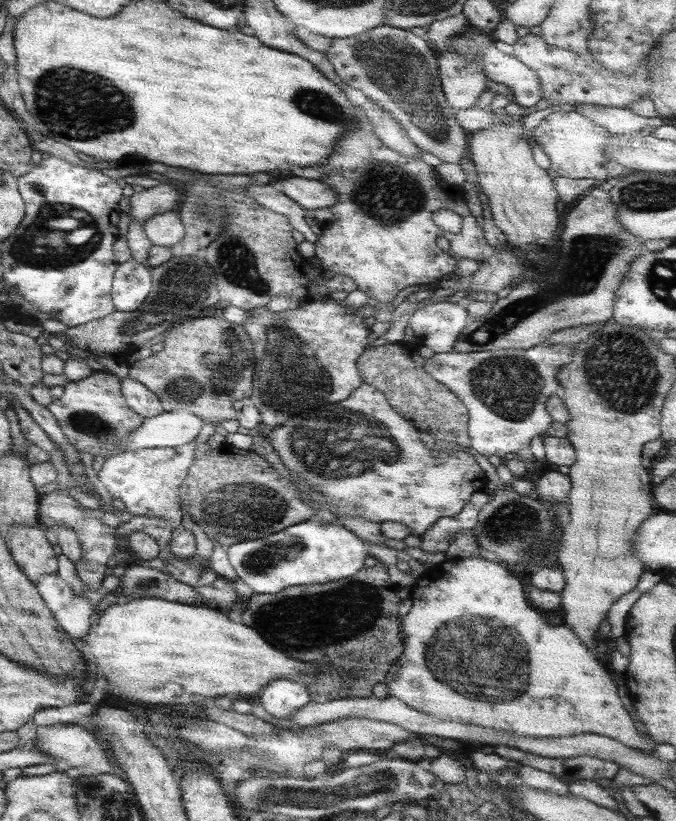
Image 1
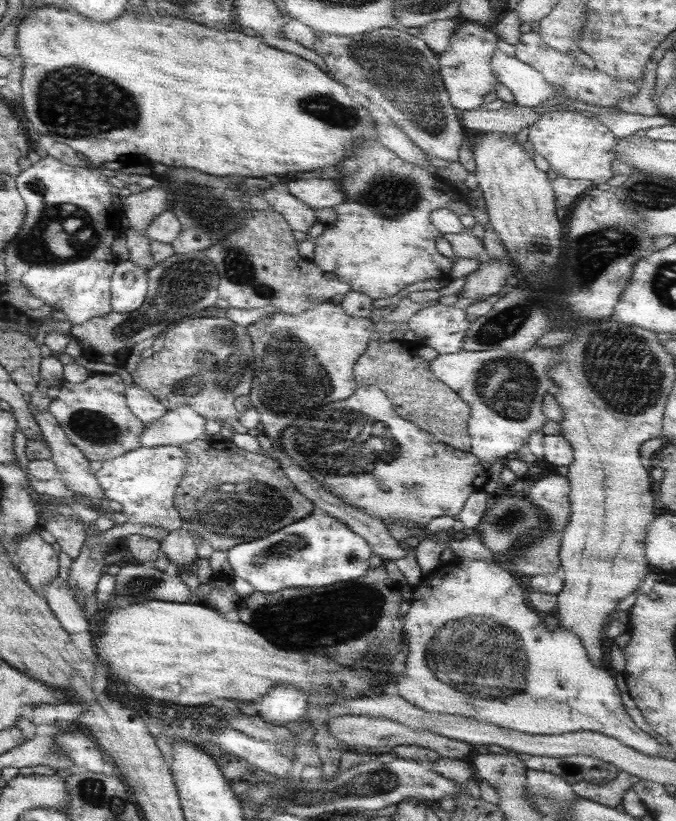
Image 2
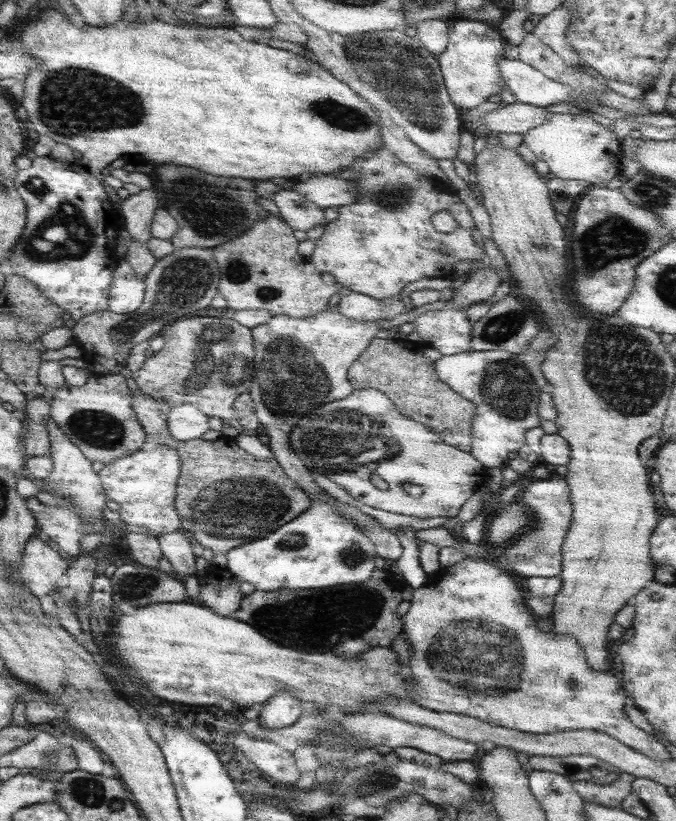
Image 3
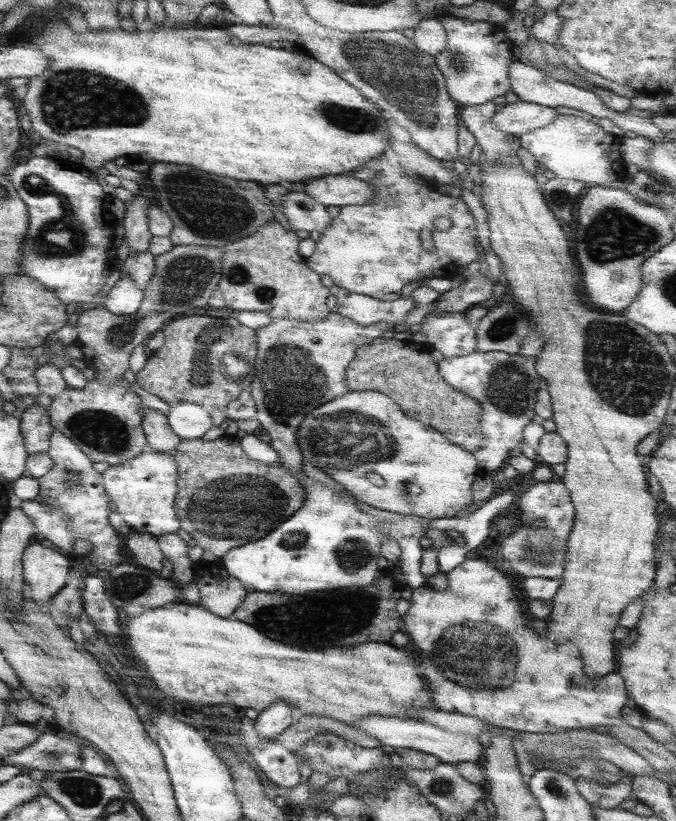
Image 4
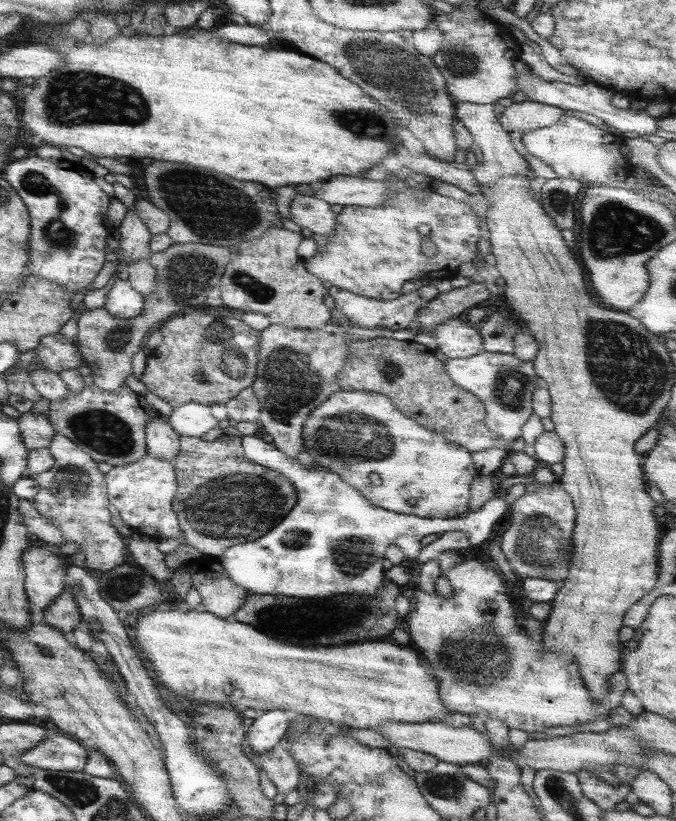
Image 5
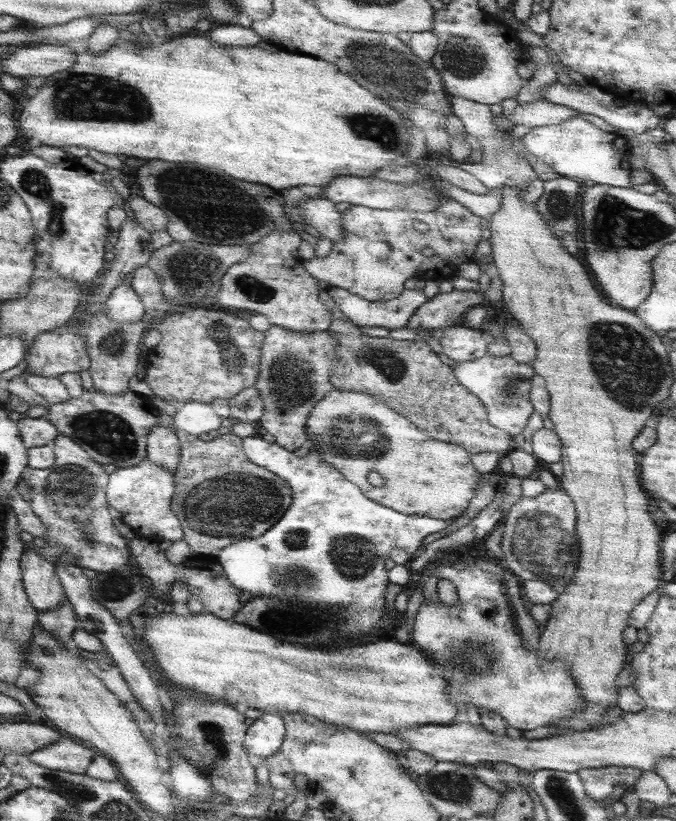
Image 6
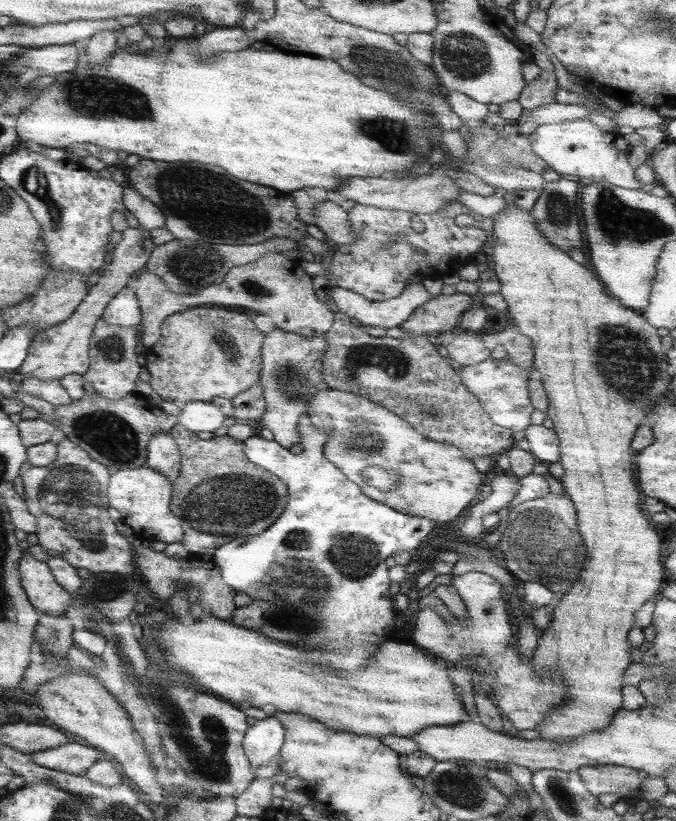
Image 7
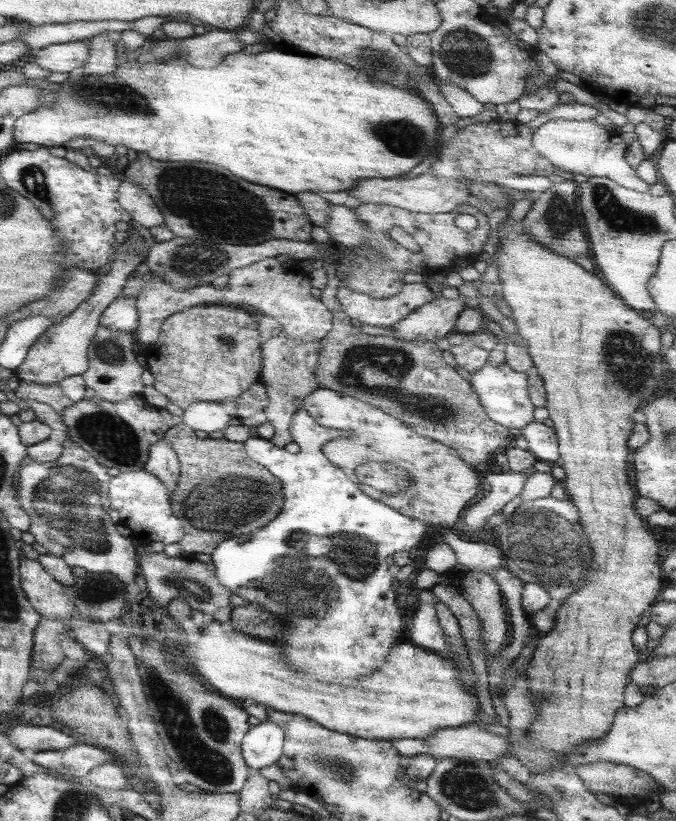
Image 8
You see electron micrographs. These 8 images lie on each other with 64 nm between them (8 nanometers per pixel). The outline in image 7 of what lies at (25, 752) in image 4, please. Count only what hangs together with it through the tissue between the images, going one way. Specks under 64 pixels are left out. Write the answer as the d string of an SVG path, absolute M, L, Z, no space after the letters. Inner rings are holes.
M71 740L58 748L34 753L33 761L52 770L85 776L87 770L102 758L98 750L77 740Z

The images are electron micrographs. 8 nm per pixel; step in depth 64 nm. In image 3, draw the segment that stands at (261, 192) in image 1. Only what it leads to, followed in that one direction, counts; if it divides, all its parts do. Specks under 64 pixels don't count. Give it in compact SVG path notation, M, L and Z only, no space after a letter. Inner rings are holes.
M282 189L273 196L285 223L292 230L307 232L315 226L324 227L327 222L324 209L317 207L311 200L305 199L299 192Z

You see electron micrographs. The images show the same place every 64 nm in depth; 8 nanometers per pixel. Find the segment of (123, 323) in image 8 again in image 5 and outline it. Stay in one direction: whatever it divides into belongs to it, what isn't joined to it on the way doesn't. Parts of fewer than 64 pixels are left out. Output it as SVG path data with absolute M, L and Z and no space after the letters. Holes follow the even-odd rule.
M122 276L114 281L103 307L114 318L132 319L142 314L144 303L145 296L136 292L126 277Z

